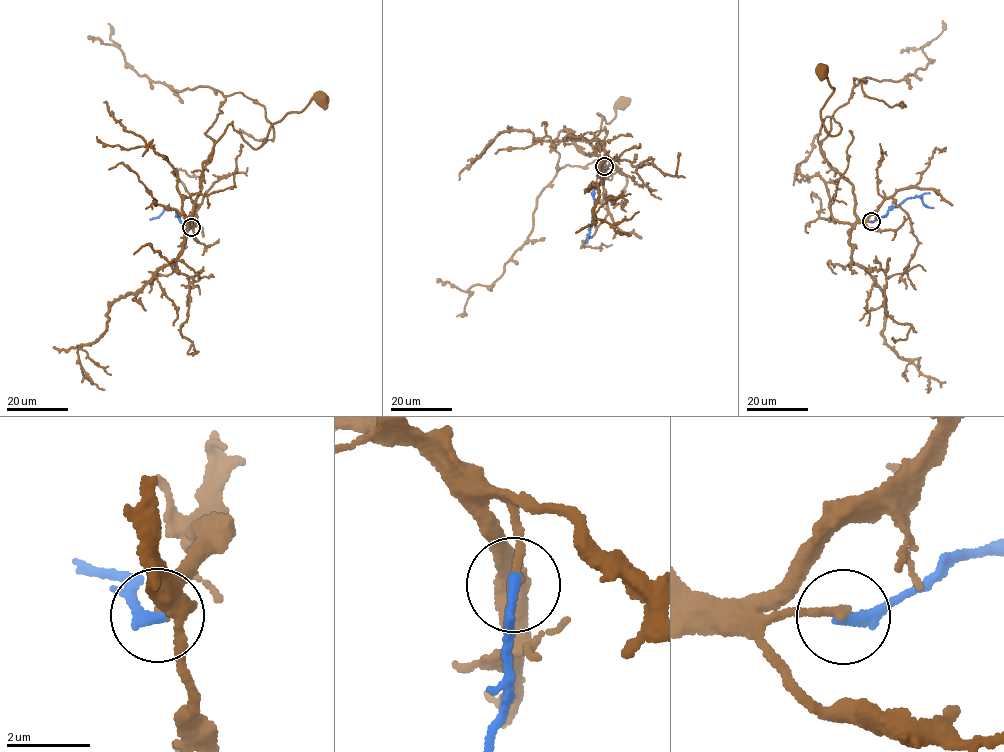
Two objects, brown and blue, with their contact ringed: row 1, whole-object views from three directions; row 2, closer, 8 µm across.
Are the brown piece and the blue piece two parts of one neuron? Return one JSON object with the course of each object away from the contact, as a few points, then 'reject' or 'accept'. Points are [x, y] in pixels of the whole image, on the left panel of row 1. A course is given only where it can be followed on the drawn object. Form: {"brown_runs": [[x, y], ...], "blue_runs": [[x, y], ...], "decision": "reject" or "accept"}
{"brown_runs": [[192, 228], [203, 169], [231, 122], [255, 149], [271, 126], [313, 98], [322, 99]], "blue_runs": [[192, 228], [180, 220], [176, 210], [169, 209], [150, 218]], "decision": "reject"}

